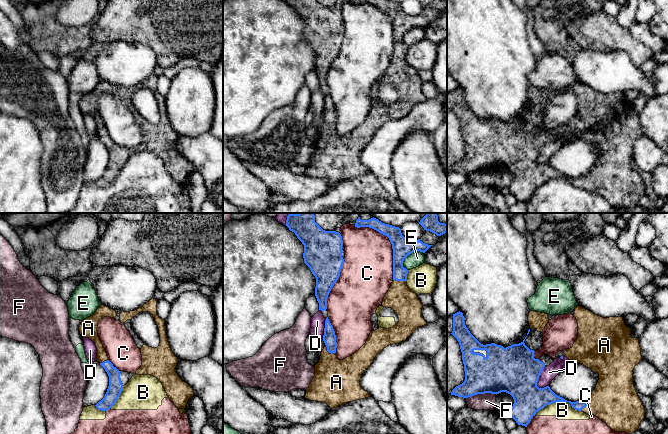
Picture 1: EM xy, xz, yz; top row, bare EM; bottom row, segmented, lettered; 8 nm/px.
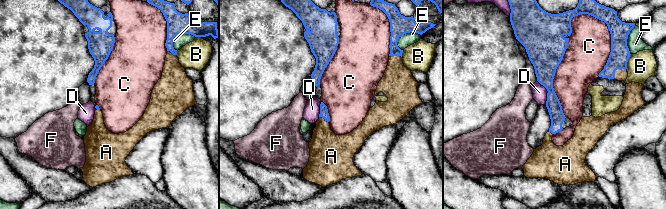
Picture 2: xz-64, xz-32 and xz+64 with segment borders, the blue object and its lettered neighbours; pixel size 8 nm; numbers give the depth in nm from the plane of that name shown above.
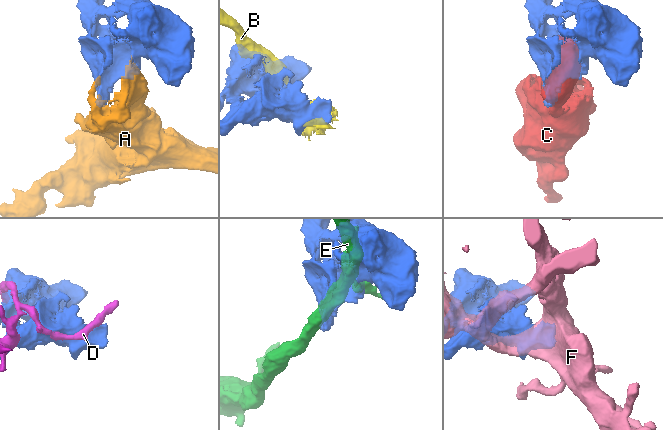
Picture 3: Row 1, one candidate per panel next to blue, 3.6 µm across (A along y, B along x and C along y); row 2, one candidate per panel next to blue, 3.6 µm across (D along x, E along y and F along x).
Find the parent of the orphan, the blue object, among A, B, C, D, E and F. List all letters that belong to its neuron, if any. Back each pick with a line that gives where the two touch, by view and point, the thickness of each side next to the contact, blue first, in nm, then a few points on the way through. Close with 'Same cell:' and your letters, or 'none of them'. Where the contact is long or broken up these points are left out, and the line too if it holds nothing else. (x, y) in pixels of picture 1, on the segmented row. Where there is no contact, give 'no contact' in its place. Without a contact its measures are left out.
A: meets blue in xz at (328, 351); 110 nm thick on the blue side, 360 nm on the other
Same cell: A

